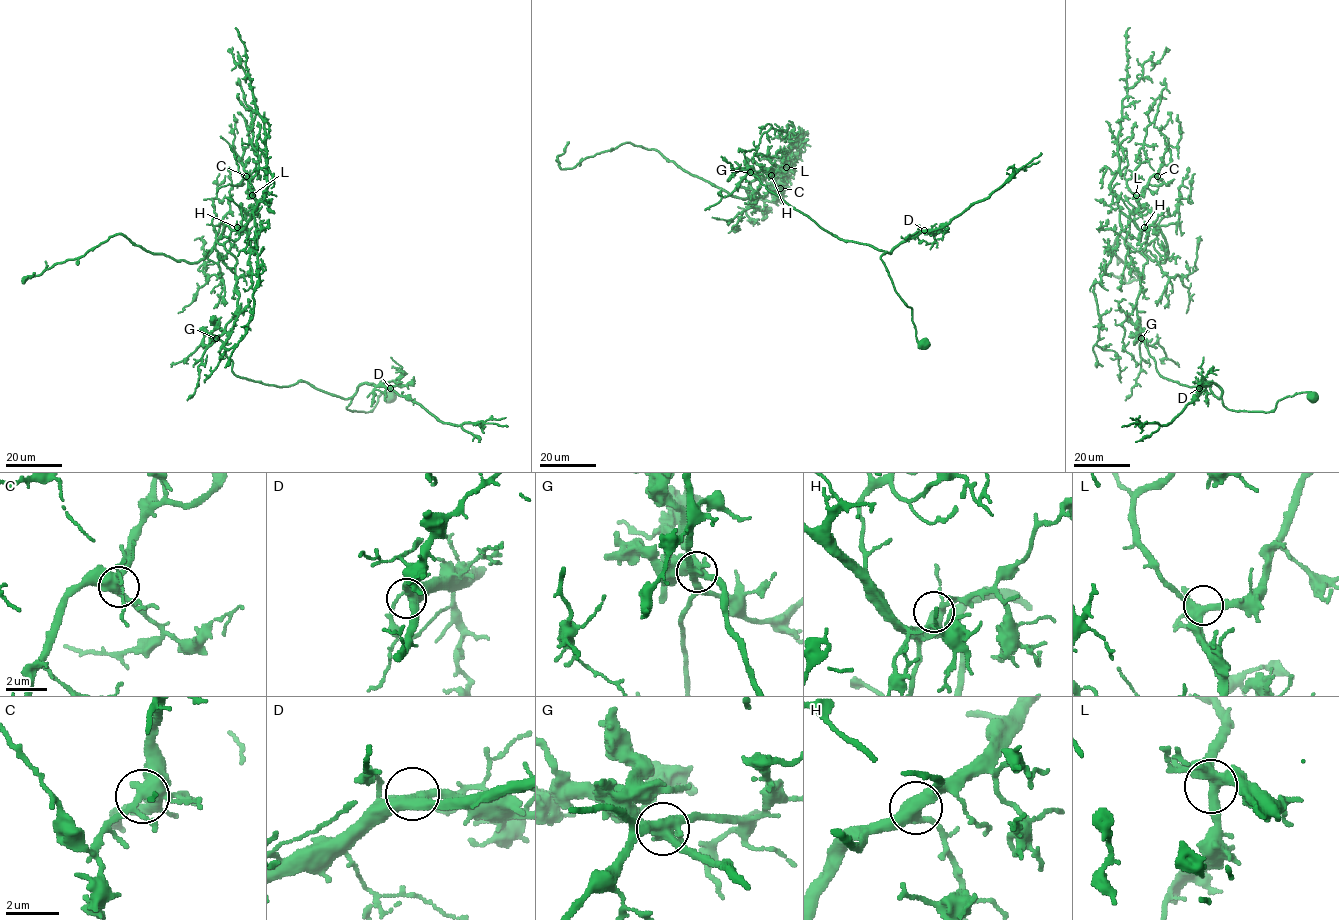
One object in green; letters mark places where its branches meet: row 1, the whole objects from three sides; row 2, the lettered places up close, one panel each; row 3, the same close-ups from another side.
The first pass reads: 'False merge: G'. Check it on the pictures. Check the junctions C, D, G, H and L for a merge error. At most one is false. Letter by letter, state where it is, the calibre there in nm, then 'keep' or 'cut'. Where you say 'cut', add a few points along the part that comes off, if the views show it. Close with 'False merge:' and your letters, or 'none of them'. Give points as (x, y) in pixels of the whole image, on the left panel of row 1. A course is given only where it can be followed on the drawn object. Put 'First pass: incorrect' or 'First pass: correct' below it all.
C: place (246, 176); calibre 400 nm; keep
D: place (390, 388); calibre 420 nm; keep
G: place (216, 338); calibre 440 nm; cut; course (216, 338), (237, 376), (279, 386), (304, 381), (343, 398), (363, 383), (384, 385), (446, 423), (508, 426)
H: place (237, 227); calibre 380 nm; keep
L: place (252, 195); calibre 440 nm; keep
False merge: G
First pass: correct

